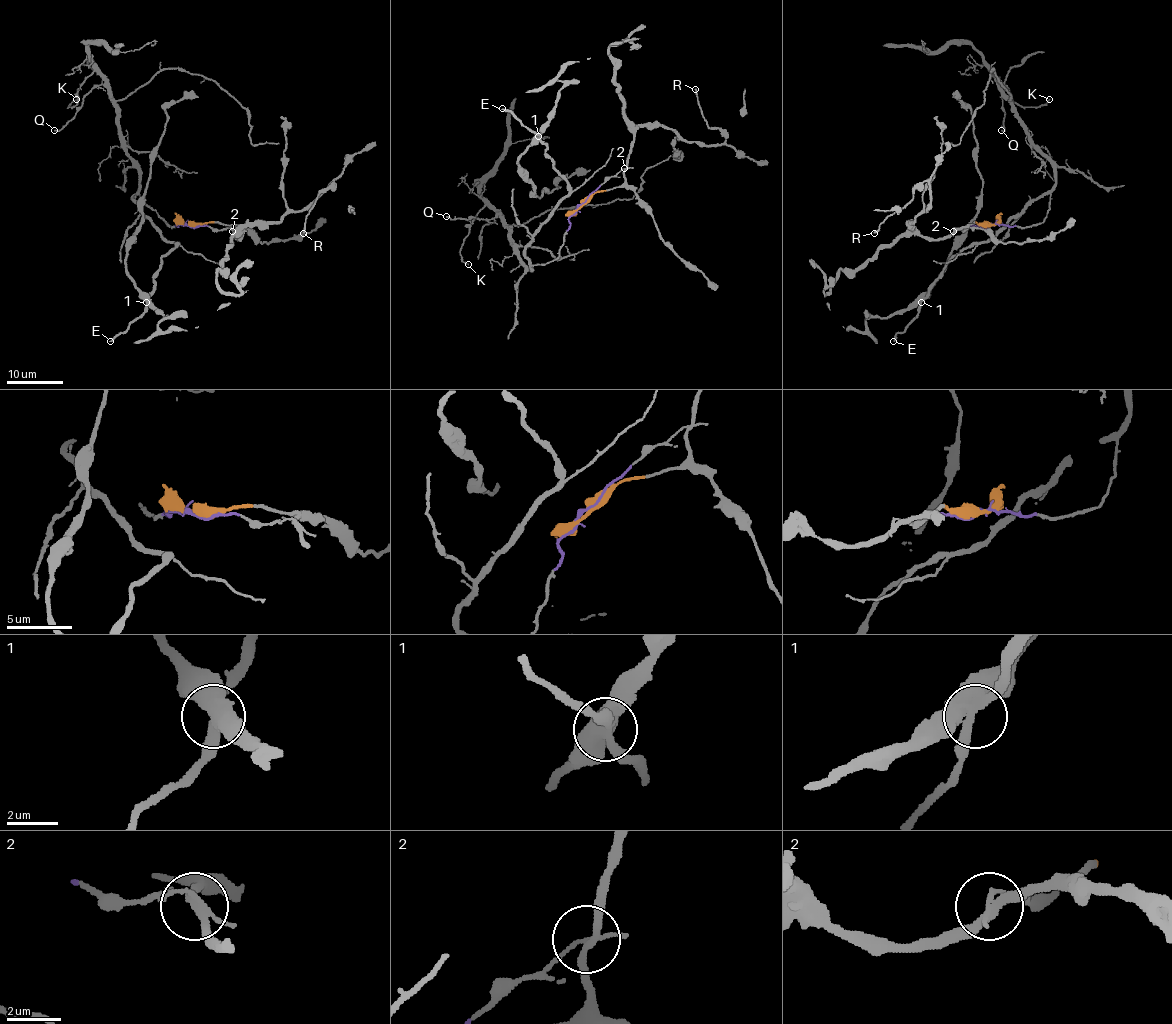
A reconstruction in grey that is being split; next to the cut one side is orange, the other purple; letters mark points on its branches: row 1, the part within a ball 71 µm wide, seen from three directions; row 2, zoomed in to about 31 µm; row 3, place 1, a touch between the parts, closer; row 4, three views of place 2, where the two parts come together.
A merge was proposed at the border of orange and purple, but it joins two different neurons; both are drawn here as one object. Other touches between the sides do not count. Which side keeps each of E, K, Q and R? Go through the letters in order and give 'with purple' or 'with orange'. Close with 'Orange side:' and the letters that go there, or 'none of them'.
E: with purple
K: with purple
Q: with purple
R: with orange
Orange side: R

